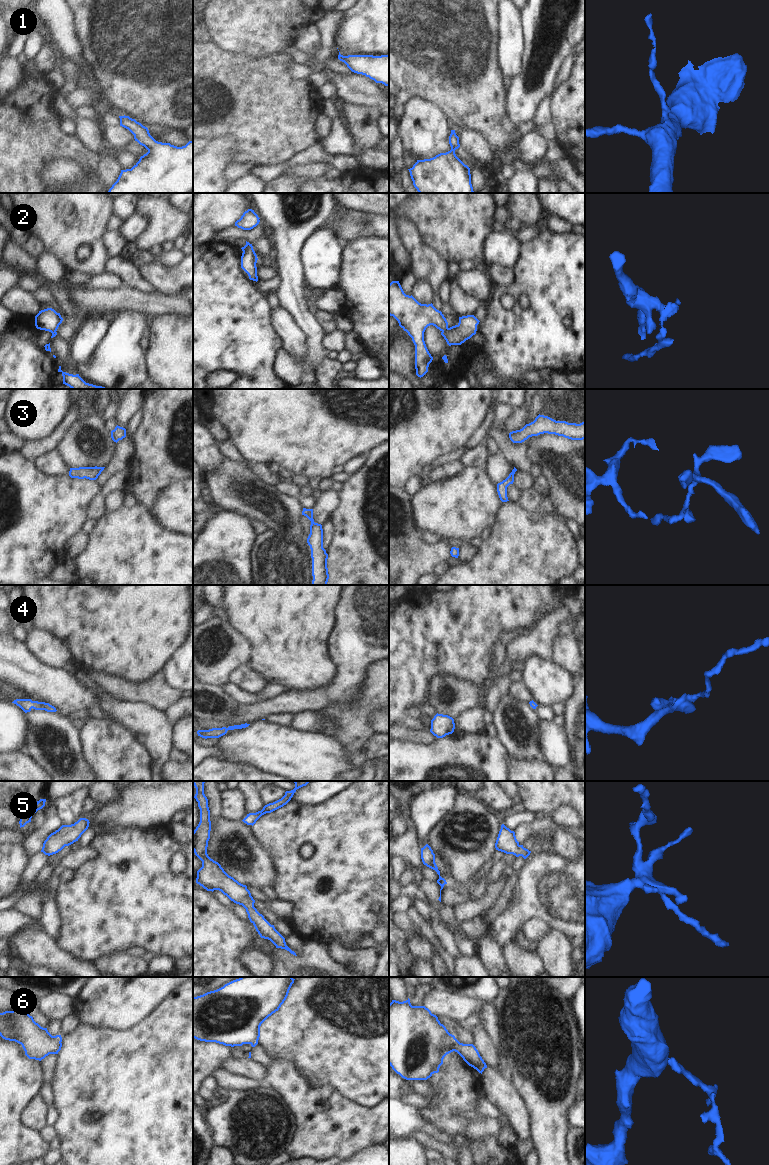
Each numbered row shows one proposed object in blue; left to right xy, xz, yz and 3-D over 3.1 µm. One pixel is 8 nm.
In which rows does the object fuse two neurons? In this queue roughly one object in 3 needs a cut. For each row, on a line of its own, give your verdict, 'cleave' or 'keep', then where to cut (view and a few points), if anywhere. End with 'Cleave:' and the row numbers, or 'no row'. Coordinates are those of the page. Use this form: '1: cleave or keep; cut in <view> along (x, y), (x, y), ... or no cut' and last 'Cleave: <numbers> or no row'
1: keep; no cut
2: cleave; cut in yz along (448, 328), (442, 331)
3: keep; no cut
4: keep; no cut
5: keep; no cut
6: keep; no cut
Cleave: 2

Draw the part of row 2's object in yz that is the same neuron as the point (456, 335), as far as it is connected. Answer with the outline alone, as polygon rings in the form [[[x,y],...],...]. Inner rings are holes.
[[[474,315],[459,317],[459,323],[441,332],[449,346],[461,345],[476,334],[479,320]]]

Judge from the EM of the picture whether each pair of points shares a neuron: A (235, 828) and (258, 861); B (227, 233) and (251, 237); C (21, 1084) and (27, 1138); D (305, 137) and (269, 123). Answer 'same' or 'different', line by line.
A: same
B: same
C: same
D: same

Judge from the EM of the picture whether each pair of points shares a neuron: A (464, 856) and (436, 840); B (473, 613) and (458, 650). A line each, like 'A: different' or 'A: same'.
A: same
B: same

